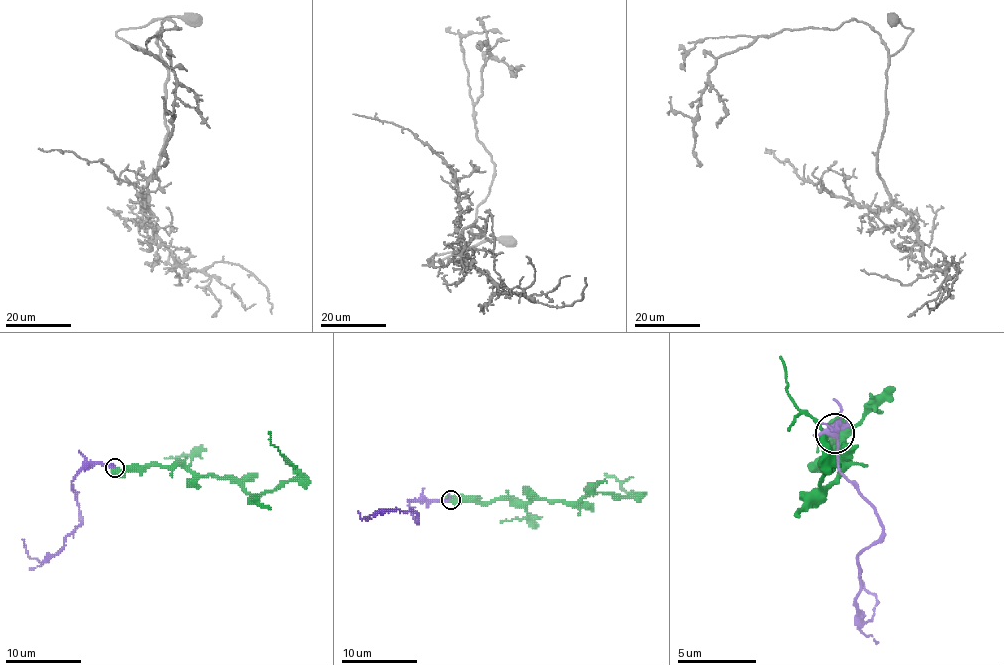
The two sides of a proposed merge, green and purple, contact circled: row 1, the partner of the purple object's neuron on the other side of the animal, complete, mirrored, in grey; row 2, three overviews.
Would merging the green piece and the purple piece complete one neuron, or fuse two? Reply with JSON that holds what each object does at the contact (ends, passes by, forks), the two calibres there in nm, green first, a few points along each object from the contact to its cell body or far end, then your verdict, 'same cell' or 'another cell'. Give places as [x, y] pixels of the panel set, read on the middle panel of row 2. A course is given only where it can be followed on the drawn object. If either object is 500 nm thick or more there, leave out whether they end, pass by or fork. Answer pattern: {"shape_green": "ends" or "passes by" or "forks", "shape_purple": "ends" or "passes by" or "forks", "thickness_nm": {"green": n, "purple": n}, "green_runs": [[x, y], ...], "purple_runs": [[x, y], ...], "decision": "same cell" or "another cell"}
{"thickness_nm": {"green": 550, "purple": 260}, "green_runs": [[451, 500], [580, 501], [585, 496], [608, 492], [633, 496], [614, 477], [604, 473]], "purple_runs": [[449, 500], [407, 501], [415, 522], [417, 515], [413, 511], [375, 511], [362, 519], [358, 511]], "decision": "another cell"}

